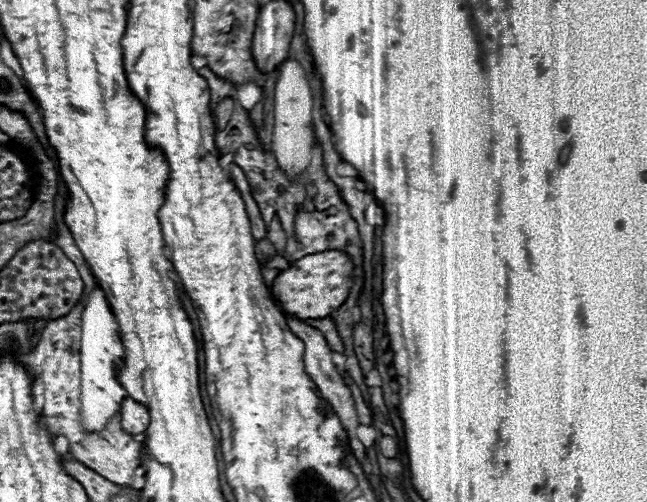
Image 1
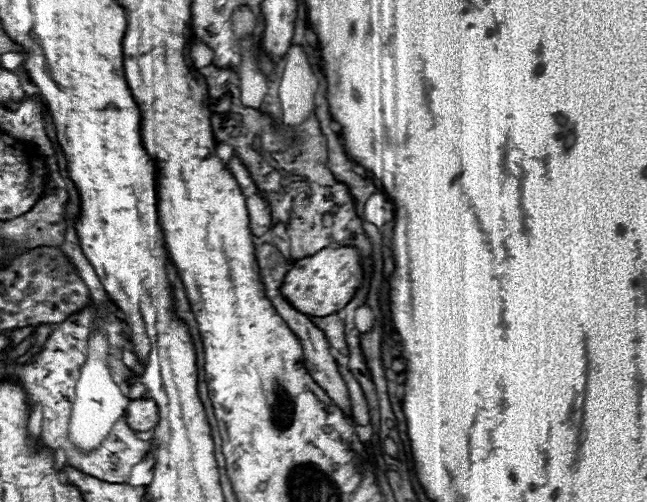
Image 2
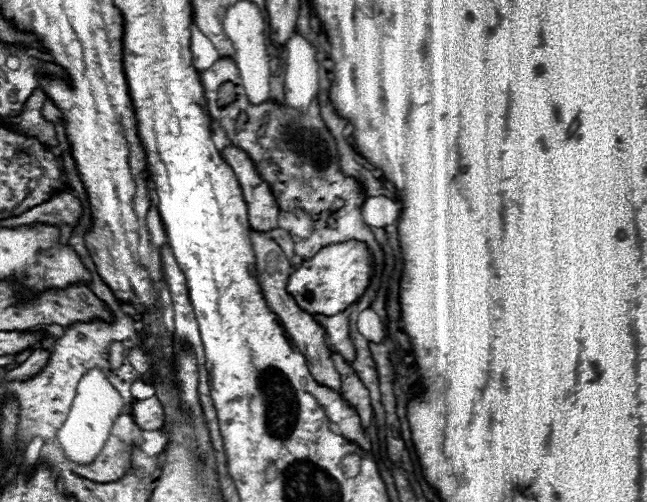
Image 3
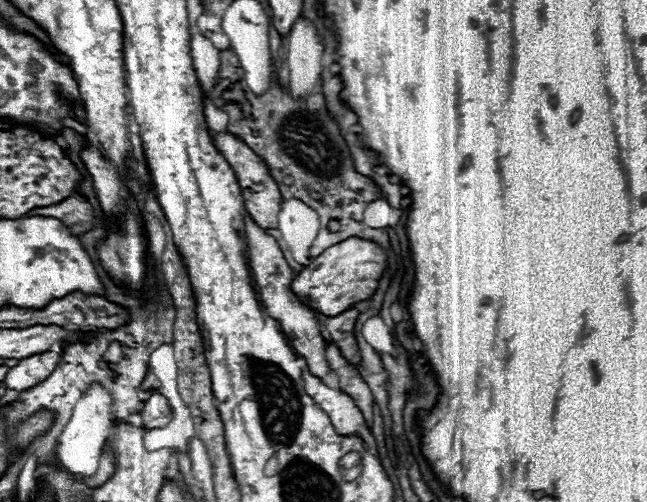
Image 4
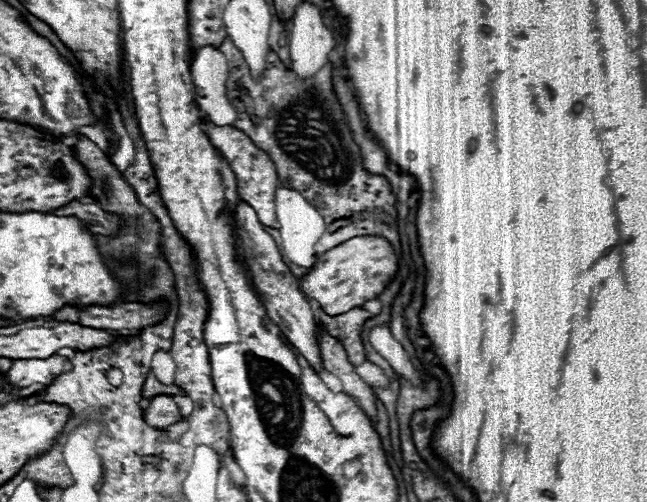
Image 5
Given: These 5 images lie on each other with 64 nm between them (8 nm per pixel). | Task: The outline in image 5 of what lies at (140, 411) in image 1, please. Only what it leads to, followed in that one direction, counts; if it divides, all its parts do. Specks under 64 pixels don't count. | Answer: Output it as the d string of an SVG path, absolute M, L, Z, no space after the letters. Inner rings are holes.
M154 396L150 400L150 406L144 410L144 420L148 420L152 428L166 428L180 418L182 416L178 412L178 406L172 402L170 396Z

